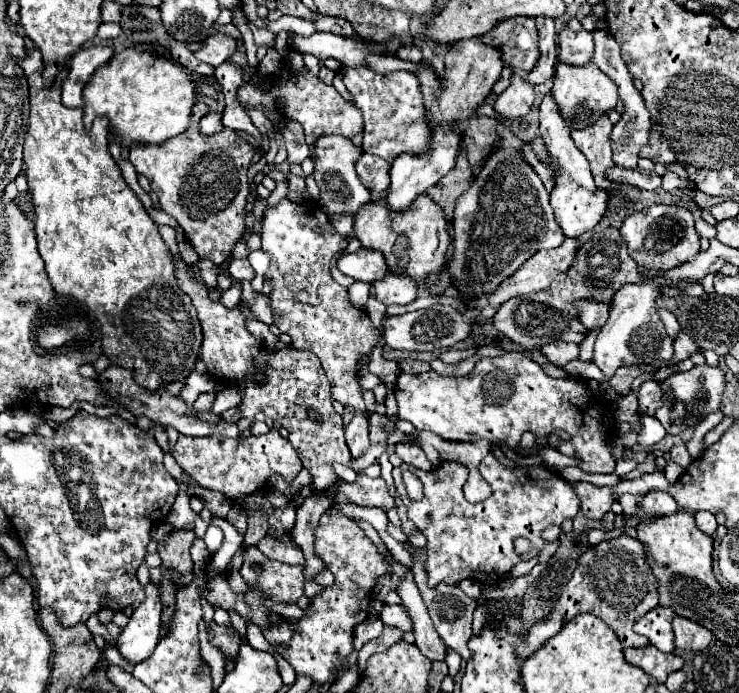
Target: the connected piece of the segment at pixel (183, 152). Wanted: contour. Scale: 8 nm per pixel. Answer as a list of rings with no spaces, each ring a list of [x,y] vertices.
[[[197,102],[189,128],[165,142],[165,146],[133,146],[129,150],[129,162],[139,174],[149,178],[163,212],[179,222],[199,258],[219,266],[231,256],[233,246],[245,232],[245,204],[249,196],[247,170],[255,148],[241,138],[237,130],[225,128],[221,134],[201,134],[199,120],[205,114],[203,110],[207,110],[207,106]]]

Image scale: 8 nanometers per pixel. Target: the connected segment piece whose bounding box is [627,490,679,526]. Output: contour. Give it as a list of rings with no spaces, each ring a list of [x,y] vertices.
[[[651,490],[649,494],[645,494],[645,498],[639,504],[639,510],[633,518],[627,518],[627,526],[637,526],[637,522],[643,516],[667,516],[677,512],[677,502],[675,498],[671,498],[671,494],[663,492],[663,490]]]

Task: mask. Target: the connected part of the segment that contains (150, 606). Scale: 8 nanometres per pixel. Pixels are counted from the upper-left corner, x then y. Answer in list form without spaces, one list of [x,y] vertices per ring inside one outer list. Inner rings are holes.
[[[147,584],[143,588],[145,602],[141,602],[125,628],[121,628],[121,634],[117,638],[117,650],[129,664],[145,662],[157,642],[159,642],[159,630],[161,630],[161,598],[159,588],[153,584]]]

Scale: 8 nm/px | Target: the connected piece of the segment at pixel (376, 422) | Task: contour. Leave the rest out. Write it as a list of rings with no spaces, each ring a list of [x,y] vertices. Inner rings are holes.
[[[371,414],[369,418],[369,438],[371,438],[371,446],[367,450],[367,454],[363,454],[359,460],[351,462],[351,468],[357,472],[361,468],[367,468],[371,464],[377,464],[379,456],[387,450],[387,440],[389,436],[397,430],[395,422],[389,420],[389,416],[379,416],[379,414]]]

